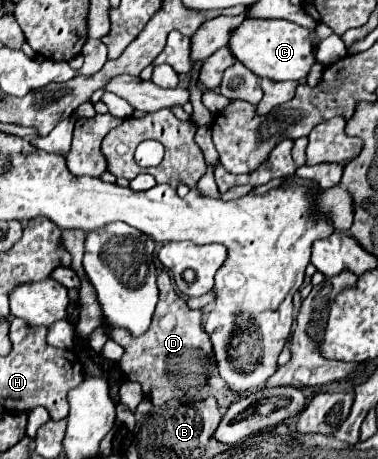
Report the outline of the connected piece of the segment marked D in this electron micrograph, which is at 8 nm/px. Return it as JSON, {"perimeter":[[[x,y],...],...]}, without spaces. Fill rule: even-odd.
{"perimeter":[[[165,271],[157,275],[157,287],[159,303],[147,335],[133,337],[127,335],[127,331],[109,331],[109,337],[125,349],[119,361],[121,371],[129,381],[137,381],[143,387],[143,393],[153,401],[153,405],[161,407],[169,399],[189,401],[193,393],[197,393],[207,383],[207,377],[215,367],[211,359],[211,341],[201,325],[201,311],[187,307],[187,301],[175,293]]]}

